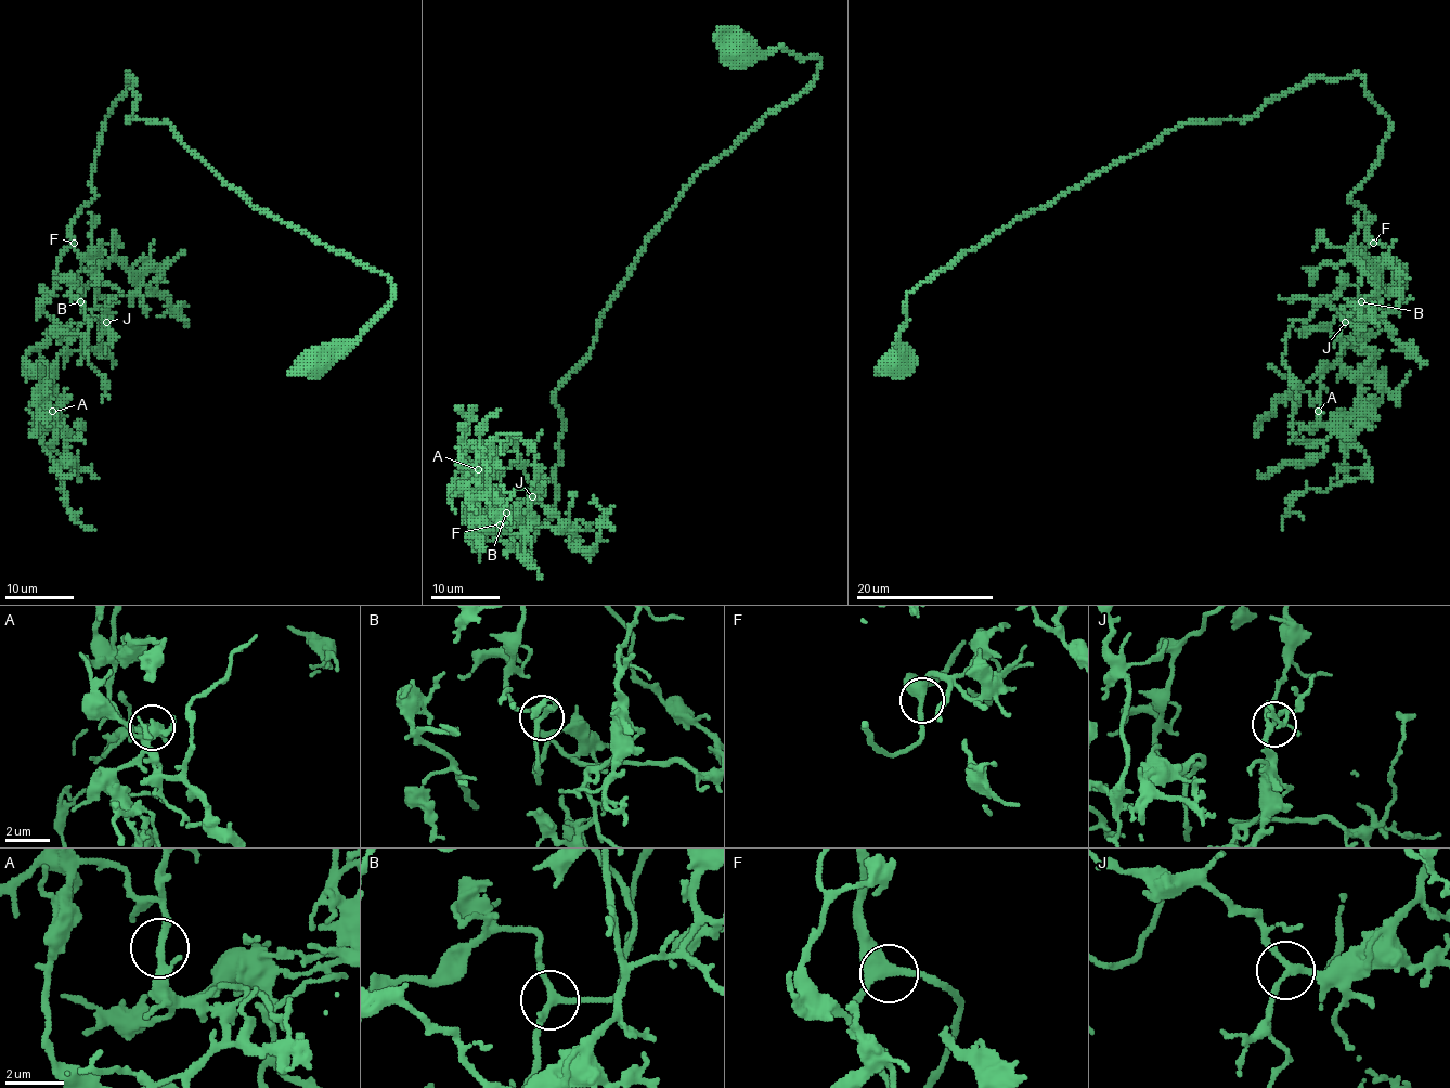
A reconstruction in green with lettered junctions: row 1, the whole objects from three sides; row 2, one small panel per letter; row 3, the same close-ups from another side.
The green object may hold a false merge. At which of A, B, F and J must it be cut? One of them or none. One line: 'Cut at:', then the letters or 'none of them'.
Cut at: none of them

